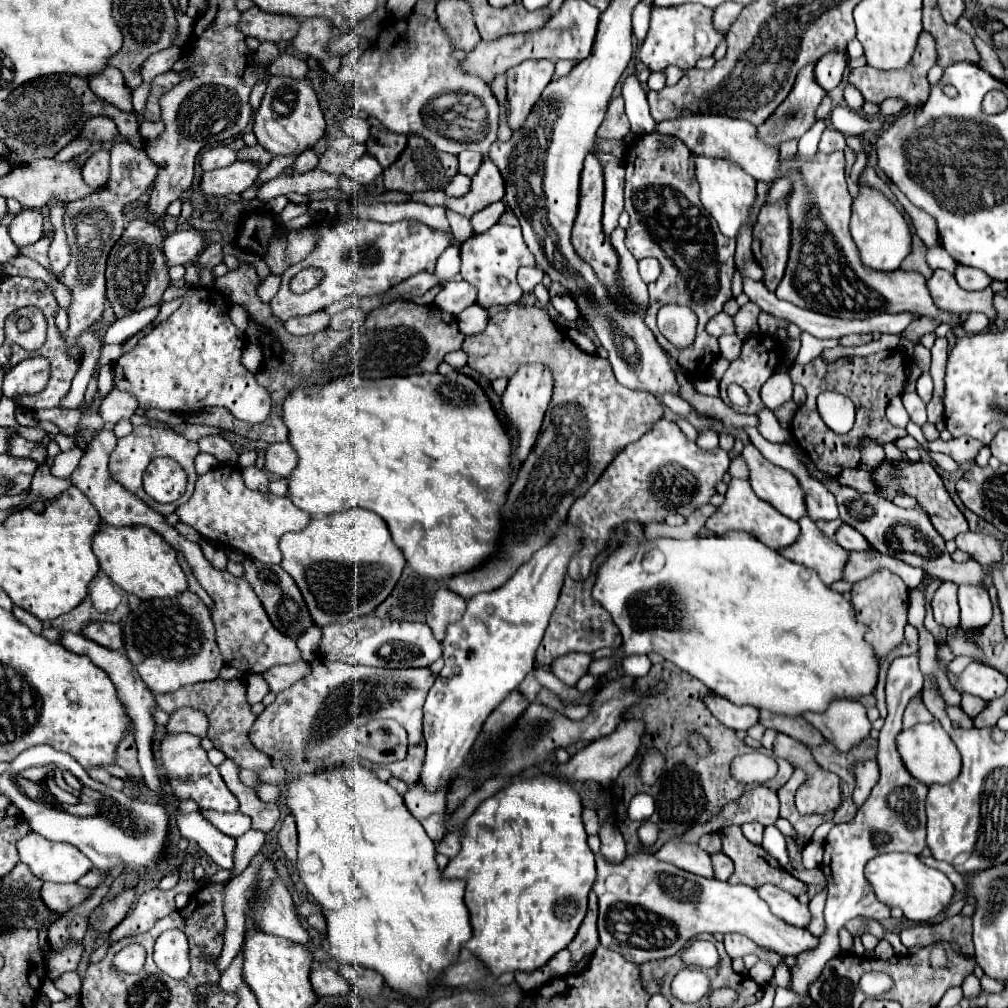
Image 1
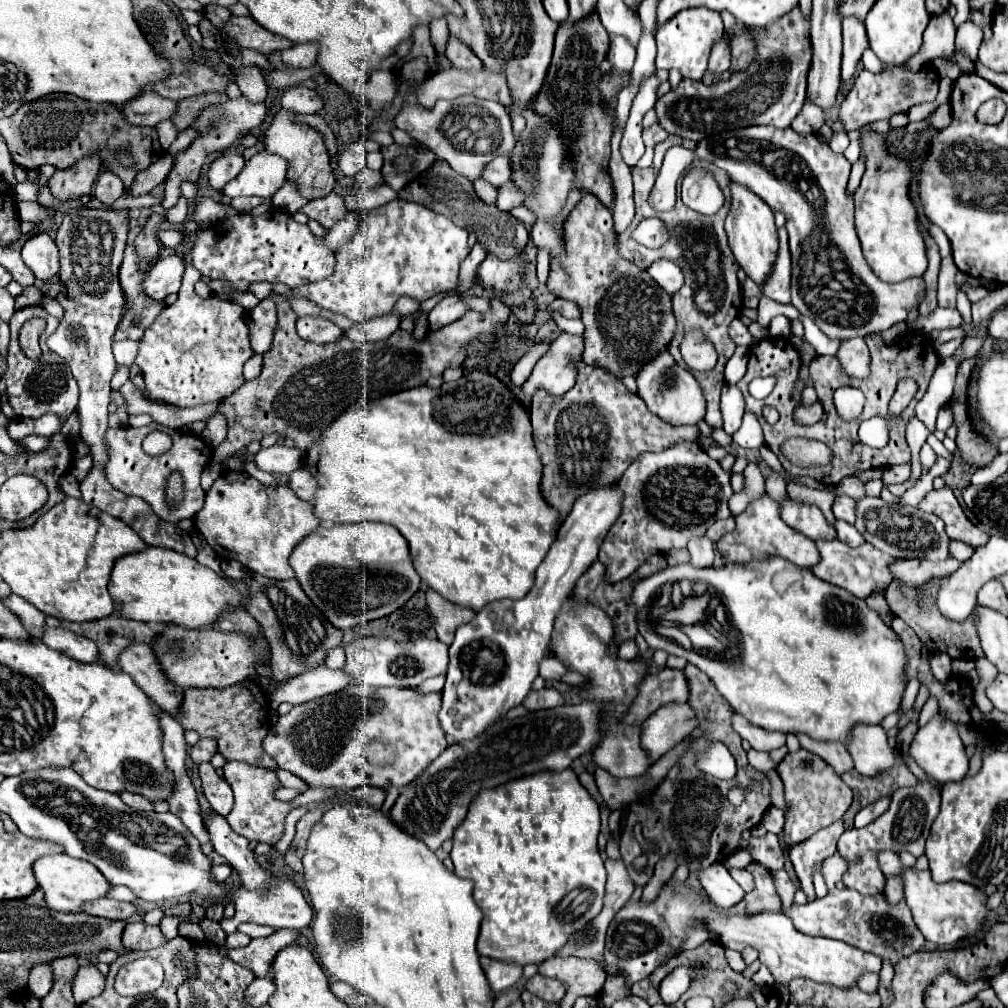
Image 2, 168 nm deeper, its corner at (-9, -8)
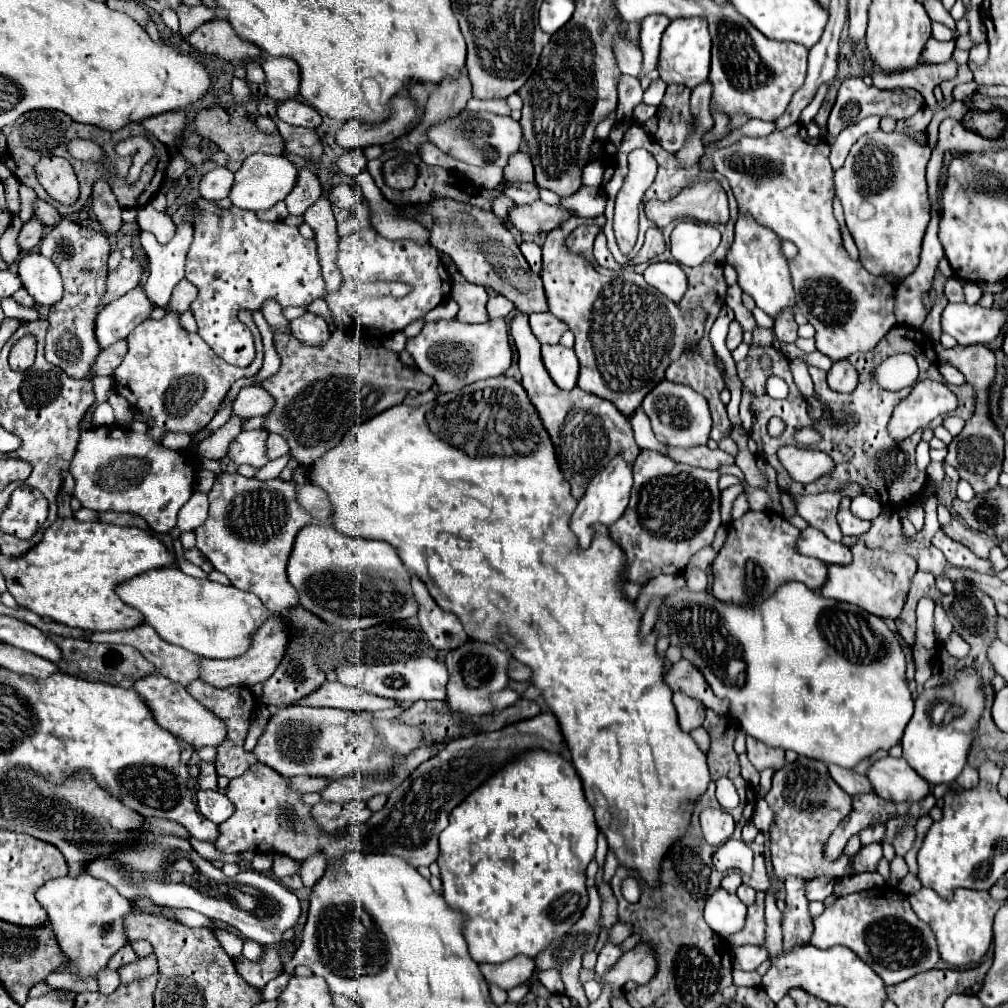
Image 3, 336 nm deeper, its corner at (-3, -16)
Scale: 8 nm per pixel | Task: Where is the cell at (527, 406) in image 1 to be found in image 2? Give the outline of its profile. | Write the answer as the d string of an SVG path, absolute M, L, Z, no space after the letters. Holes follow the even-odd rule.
M560 334L550 350L536 362L530 378L522 384L524 400L530 402L538 390L550 396L564 396L576 382L576 368L570 358L580 358L584 350L584 338L572 334Z

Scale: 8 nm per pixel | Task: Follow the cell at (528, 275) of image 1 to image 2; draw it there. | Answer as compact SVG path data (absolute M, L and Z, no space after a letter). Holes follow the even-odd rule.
M538 250L536 262L538 262L538 268L536 268L538 270L538 280L540 280L540 284L546 284L548 272L550 272L550 256L548 256L548 252Z

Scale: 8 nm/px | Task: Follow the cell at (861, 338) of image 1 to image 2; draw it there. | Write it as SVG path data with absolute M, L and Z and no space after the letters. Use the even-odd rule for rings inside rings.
M848 338L840 344L838 350L838 360L848 376L854 378L866 378L868 376L868 364L870 364L870 354L864 338Z

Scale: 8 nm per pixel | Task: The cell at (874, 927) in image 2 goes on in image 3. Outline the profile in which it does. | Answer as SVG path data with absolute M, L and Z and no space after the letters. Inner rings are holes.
M894 886L860 890L838 898L818 918L814 918L812 944L816 948L850 948L870 968L874 968L878 976L882 976L886 986L932 970L940 962L940 952L932 928L916 916L908 896Z

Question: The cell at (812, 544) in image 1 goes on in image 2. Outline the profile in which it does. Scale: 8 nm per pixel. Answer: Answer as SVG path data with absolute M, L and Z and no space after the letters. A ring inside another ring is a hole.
M836 538L836 540L816 540L816 546L820 552L820 562L816 566L812 566L810 570L820 580L832 582L834 586L840 586L858 598L866 598L874 590L884 590L892 582L888 564L892 564L892 560L896 560L896 558L890 558L888 554L874 548L872 544L864 544L860 548L848 548L848 544L844 544Z

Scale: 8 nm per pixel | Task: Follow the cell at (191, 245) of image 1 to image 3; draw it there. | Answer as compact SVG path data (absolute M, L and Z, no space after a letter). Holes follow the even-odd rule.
M136 286L130 294L114 300L110 308L98 314L94 324L94 334L100 348L108 348L118 340L124 340L138 324L142 324L152 312L154 304L146 298L144 288Z

